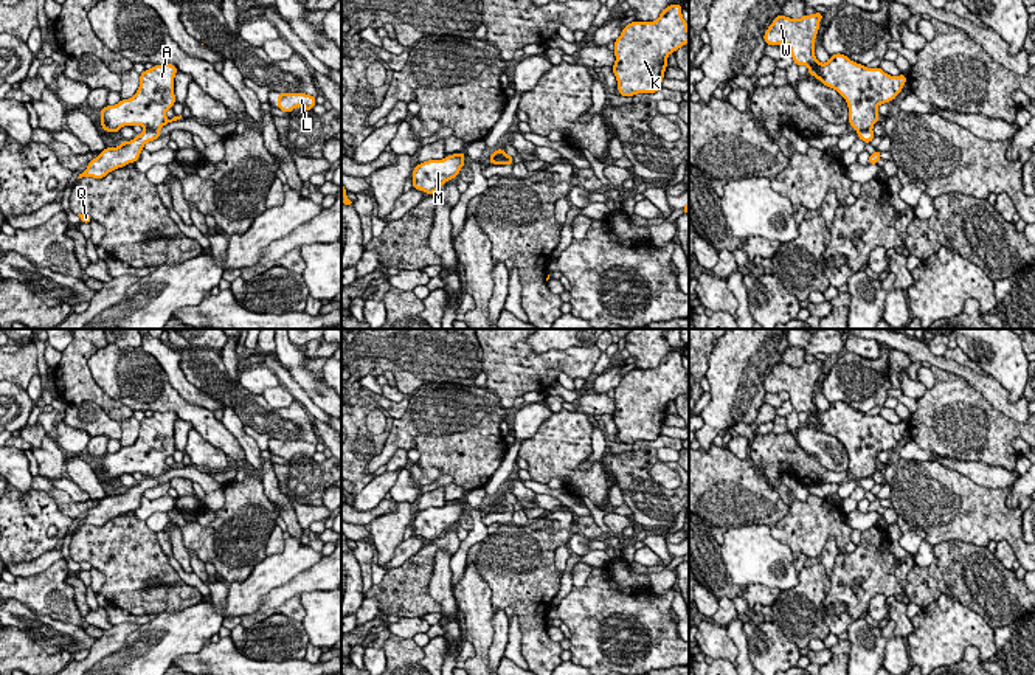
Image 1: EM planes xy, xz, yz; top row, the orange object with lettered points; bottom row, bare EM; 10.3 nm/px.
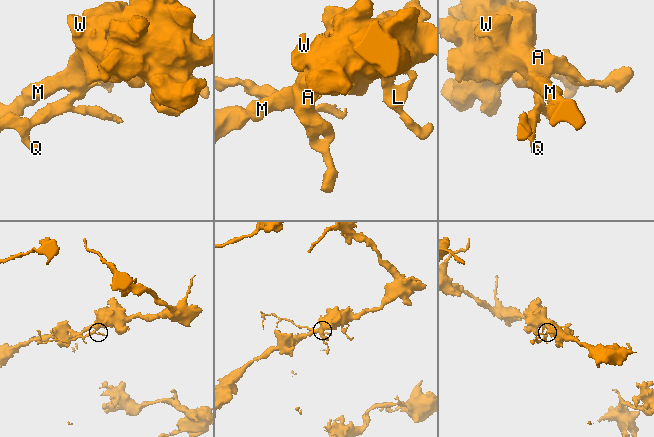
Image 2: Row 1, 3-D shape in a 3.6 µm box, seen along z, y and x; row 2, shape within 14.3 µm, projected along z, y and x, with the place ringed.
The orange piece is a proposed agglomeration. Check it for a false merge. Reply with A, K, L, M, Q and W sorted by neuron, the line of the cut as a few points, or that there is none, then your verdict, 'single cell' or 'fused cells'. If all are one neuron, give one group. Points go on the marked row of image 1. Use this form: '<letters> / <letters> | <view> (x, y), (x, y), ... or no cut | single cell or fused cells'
A K L M W / Q | xy (146, 129), (159, 131) | fused cells

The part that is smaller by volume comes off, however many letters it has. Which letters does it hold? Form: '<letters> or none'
Q

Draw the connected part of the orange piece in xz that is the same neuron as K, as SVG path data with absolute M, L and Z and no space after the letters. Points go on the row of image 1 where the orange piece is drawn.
M669 5L653 22L632 22L614 40L613 73L621 96L661 88L667 56L689 42L681 5Z

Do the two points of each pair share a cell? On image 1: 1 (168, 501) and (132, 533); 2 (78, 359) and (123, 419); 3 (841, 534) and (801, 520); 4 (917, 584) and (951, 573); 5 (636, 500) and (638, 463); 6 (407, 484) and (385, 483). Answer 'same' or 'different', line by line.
1: different
2: same
3: same
4: same
5: same
6: different

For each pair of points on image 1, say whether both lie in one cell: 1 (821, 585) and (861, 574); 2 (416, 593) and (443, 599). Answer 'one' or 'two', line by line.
1: two
2: two

